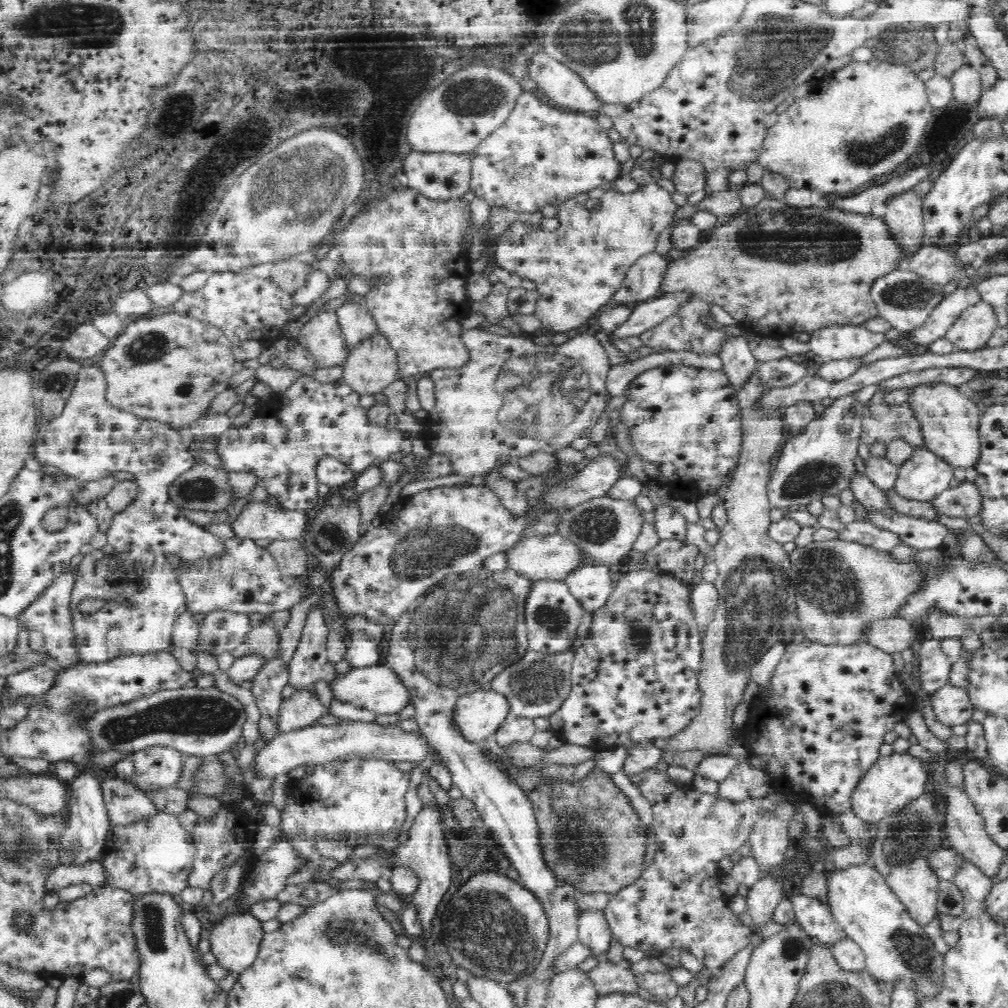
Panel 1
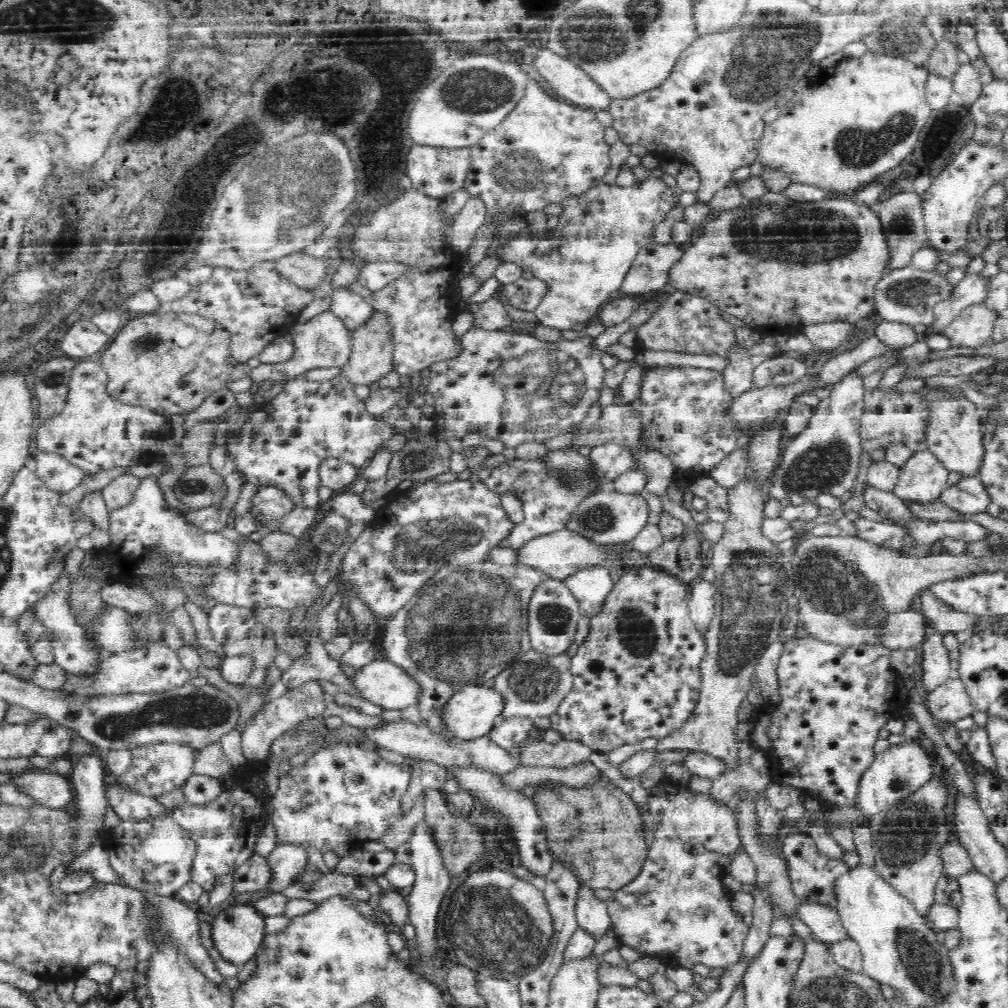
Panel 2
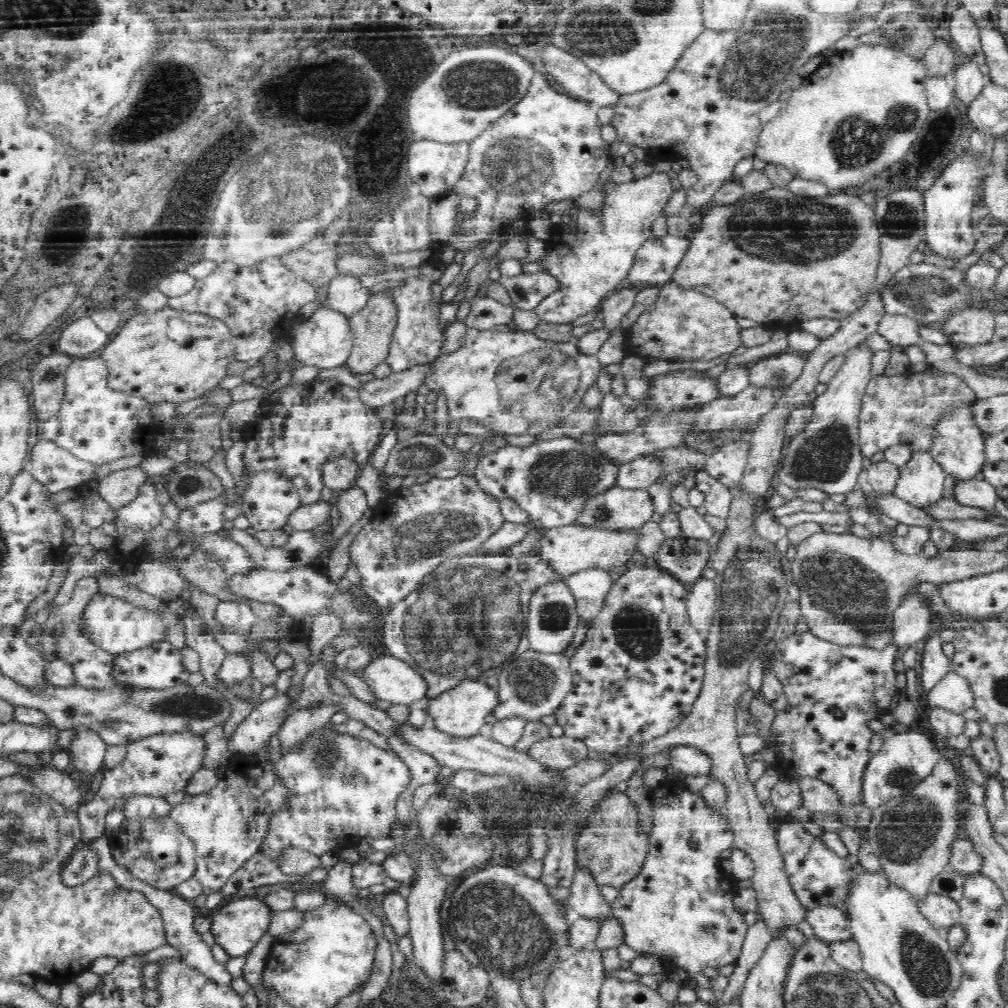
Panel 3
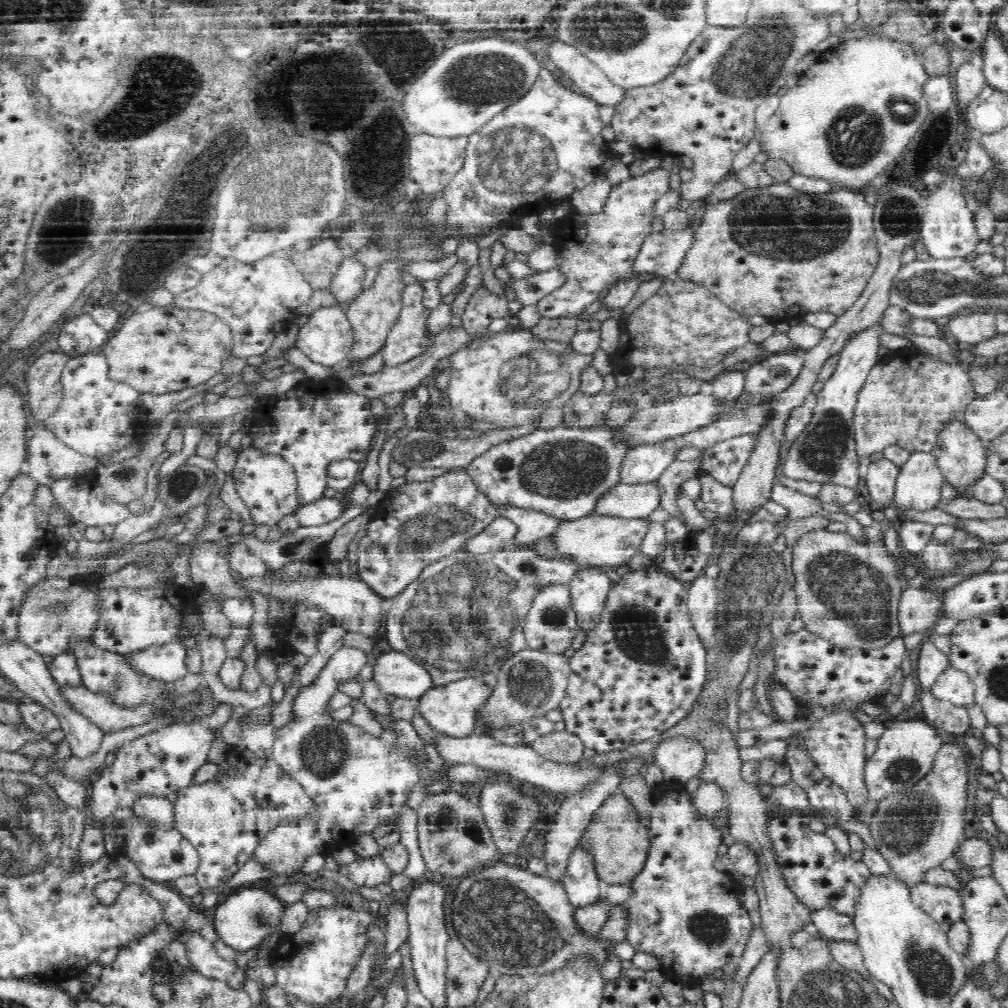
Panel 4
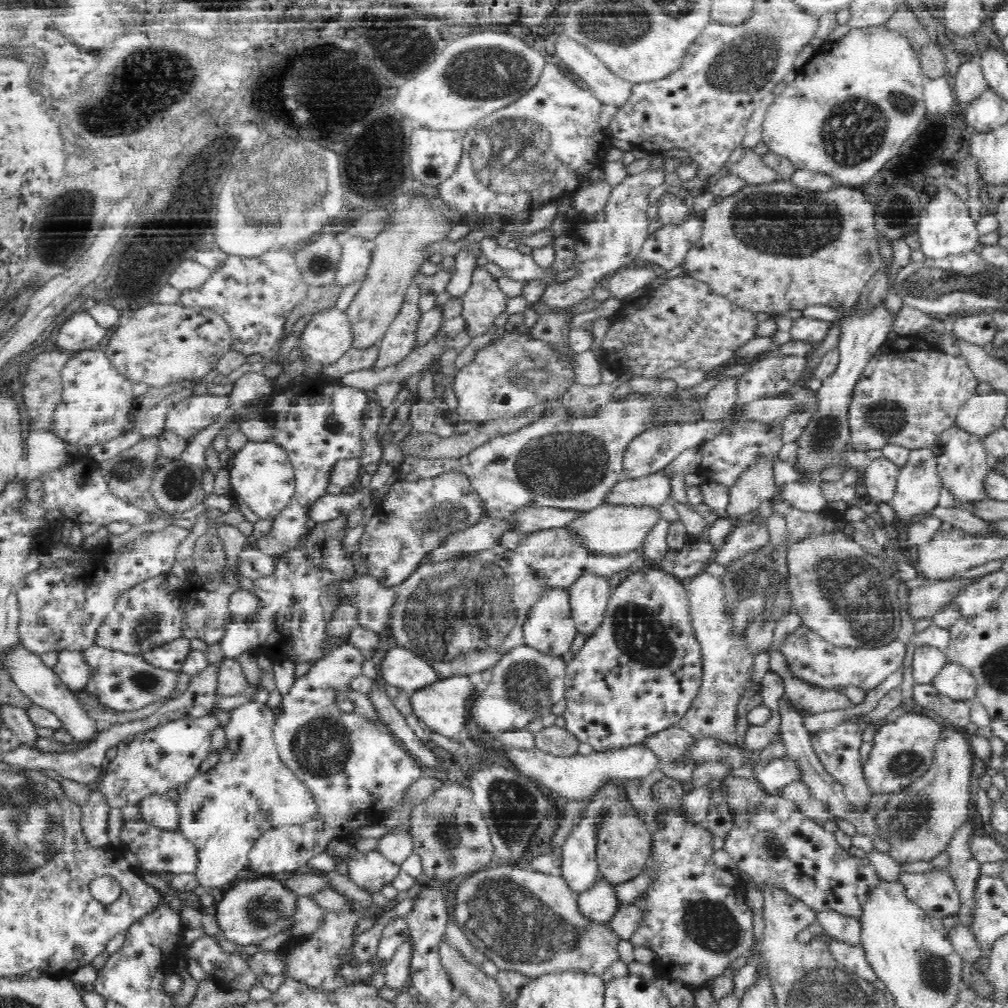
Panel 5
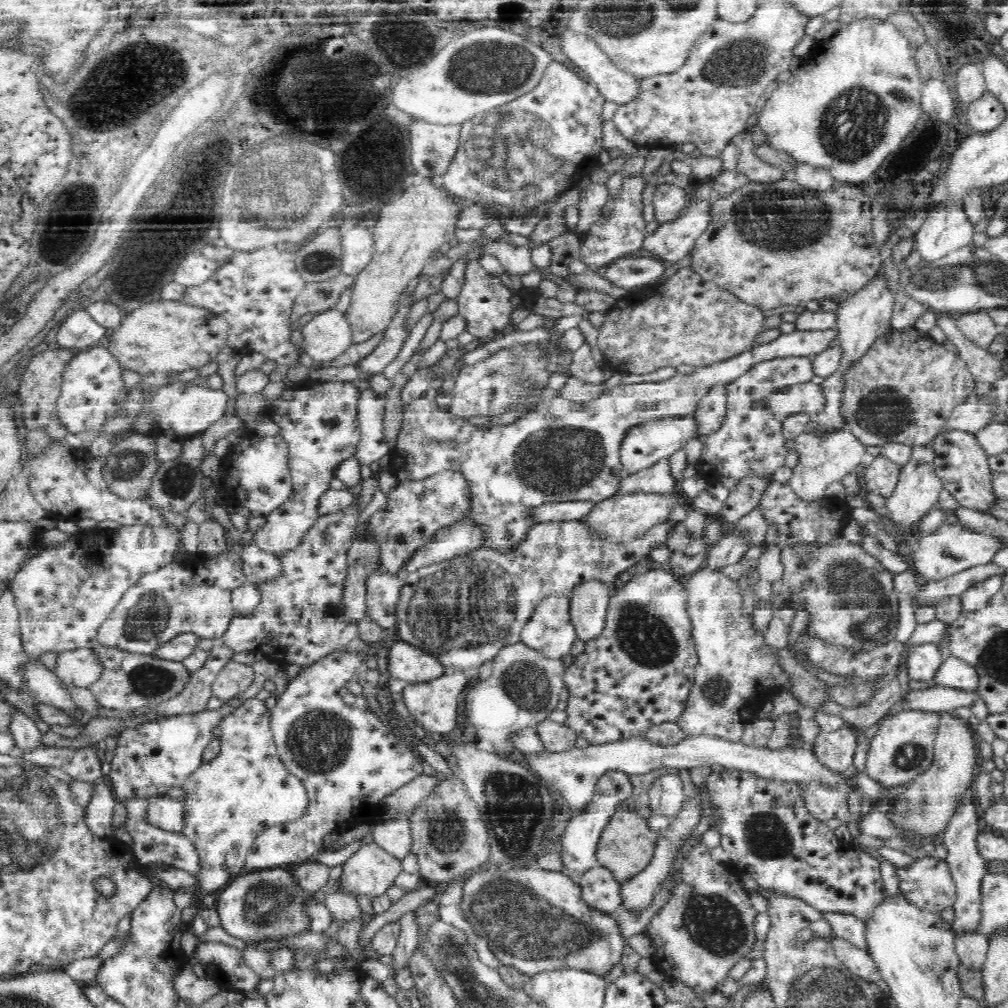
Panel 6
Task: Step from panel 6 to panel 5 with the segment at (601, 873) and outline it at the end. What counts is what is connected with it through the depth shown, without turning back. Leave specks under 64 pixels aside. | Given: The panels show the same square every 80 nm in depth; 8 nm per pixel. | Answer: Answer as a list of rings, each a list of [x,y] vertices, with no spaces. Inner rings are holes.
[[[600,880],[589,893],[577,898],[578,911],[594,925],[606,925],[610,922],[614,912],[618,910],[619,902],[612,893],[612,885],[606,880]],[[605,883],[605,885],[604,885]]]

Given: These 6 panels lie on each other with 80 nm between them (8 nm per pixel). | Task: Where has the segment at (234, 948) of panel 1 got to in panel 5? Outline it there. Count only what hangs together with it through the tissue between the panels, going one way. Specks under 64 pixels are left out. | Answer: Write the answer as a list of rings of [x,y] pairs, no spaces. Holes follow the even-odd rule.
[[[257,877],[257,879],[234,883],[225,890],[219,902],[215,903],[215,917],[220,932],[226,940],[238,946],[258,945],[269,936],[290,928],[290,916],[296,910],[296,896],[288,893],[282,881],[270,877]]]

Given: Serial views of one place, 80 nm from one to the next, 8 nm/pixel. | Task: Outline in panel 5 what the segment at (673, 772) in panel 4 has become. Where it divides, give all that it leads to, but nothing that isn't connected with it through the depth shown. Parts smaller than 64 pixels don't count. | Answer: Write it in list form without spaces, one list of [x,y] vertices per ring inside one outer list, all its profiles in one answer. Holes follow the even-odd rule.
[[[678,726],[668,727],[658,736],[648,737],[645,741],[647,748],[656,756],[658,769],[666,778],[684,784],[699,771],[702,762],[691,754],[698,738],[692,737],[686,730]]]

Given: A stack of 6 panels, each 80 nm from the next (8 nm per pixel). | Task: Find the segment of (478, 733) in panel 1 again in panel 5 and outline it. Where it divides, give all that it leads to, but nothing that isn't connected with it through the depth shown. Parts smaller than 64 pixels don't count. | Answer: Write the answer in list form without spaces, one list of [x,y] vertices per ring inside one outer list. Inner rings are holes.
[[[467,676],[448,678],[445,681],[437,680],[411,696],[413,714],[417,715],[421,724],[426,728],[429,727],[432,732],[453,739],[466,728],[472,717],[477,717],[472,711],[474,707],[472,704],[484,691],[476,688]]]

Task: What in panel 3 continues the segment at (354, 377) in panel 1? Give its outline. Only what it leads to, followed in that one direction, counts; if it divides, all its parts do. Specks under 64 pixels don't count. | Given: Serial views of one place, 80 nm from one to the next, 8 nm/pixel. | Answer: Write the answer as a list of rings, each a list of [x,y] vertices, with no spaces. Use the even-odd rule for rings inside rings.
[[[382,293],[372,295],[368,306],[359,312],[359,315],[352,317],[349,323],[354,342],[350,358],[345,362],[345,368],[354,376],[372,374],[380,364],[387,363],[393,342],[393,332],[396,328],[396,307],[392,305],[390,299],[384,299]]]

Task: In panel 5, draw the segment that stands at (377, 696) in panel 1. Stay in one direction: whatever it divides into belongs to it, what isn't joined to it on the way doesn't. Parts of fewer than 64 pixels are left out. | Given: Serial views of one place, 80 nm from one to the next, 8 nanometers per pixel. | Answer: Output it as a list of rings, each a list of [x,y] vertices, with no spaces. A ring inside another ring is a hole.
[[[395,647],[386,652],[379,669],[378,680],[413,695],[437,681],[432,665],[404,648]]]

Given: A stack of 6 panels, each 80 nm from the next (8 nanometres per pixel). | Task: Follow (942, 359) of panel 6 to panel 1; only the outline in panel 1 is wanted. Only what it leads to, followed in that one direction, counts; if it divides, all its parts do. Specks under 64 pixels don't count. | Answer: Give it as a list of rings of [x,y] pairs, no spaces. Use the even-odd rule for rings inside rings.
[[[908,404],[894,409],[884,408],[884,405],[866,408],[861,427],[861,442],[868,445],[874,442],[887,444],[894,438],[903,438],[915,449],[925,446],[918,422]]]

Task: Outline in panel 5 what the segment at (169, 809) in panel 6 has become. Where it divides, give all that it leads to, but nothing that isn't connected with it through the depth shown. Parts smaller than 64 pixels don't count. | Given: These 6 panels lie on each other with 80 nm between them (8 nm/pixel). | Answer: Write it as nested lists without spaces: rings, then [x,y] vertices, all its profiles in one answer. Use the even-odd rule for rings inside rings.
[[[150,795],[137,803],[138,818],[164,830],[177,830],[178,809],[166,795]]]

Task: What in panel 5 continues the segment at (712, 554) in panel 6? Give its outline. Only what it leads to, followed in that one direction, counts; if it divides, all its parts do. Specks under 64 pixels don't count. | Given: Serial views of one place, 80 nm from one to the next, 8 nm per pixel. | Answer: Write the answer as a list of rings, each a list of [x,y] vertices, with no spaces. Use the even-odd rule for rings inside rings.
[[[766,522],[736,524],[735,530],[726,537],[723,547],[715,551],[713,561],[726,566],[728,562],[732,562],[738,556],[744,556],[746,552],[768,546],[768,542],[770,542],[770,530]]]

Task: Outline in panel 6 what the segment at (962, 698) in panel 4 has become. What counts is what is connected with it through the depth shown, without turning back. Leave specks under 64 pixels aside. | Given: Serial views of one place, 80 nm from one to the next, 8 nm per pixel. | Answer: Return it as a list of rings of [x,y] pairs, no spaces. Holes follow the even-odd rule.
[[[946,657],[944,664],[940,665],[938,672],[934,675],[933,681],[942,689],[968,693],[975,692],[979,685],[976,671],[958,658],[952,657]]]

